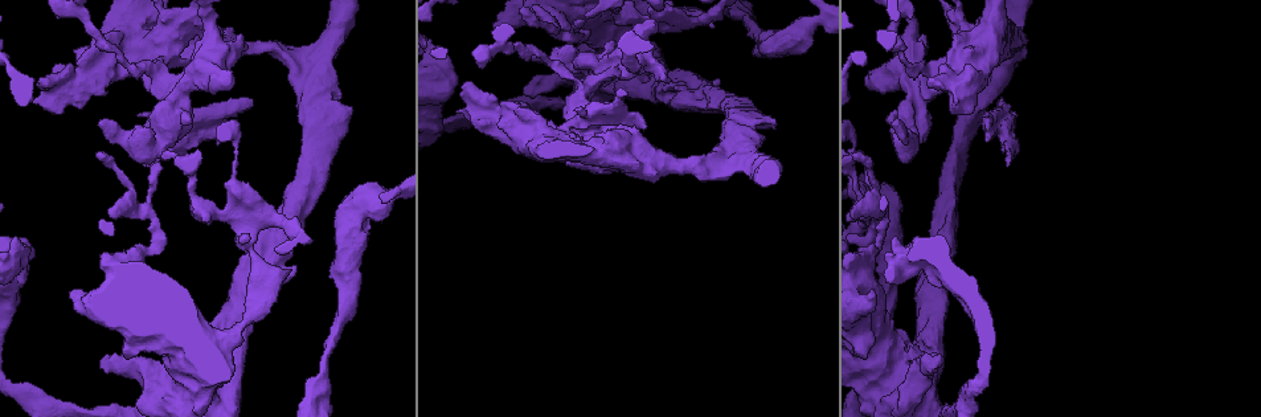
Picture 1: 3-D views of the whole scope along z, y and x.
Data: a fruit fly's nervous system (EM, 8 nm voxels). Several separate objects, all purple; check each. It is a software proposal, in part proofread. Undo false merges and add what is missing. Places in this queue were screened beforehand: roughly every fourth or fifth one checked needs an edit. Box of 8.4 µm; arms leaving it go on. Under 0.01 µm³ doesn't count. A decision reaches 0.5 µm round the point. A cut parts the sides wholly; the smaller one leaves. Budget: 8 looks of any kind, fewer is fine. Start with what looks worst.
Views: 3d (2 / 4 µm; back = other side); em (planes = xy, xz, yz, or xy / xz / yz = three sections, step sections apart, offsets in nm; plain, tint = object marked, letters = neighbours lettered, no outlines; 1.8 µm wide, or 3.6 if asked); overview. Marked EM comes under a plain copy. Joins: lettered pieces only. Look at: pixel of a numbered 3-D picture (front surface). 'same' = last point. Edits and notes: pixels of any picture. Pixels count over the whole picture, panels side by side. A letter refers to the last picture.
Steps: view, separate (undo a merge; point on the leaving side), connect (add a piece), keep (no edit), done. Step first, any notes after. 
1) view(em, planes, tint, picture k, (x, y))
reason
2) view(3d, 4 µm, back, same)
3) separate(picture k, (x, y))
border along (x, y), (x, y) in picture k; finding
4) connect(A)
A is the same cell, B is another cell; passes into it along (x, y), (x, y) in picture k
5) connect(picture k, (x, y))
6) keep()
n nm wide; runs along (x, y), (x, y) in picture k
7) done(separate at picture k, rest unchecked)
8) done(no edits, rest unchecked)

view(3d, 2 µm, picture 1, (873, 230))
calibre changes

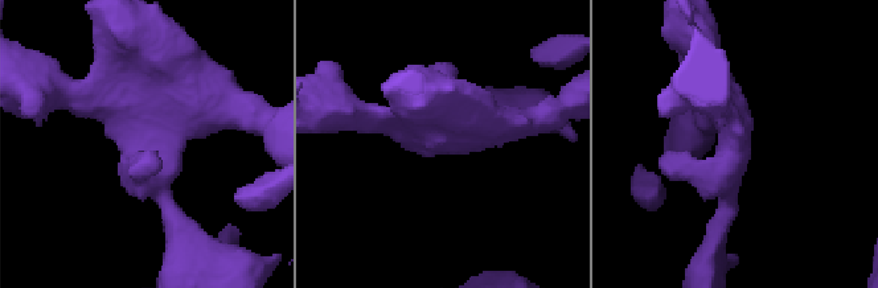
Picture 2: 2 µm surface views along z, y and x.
view(em, planes, letters, picture 2, (438, 138))
4 arms; shape alone is not enough

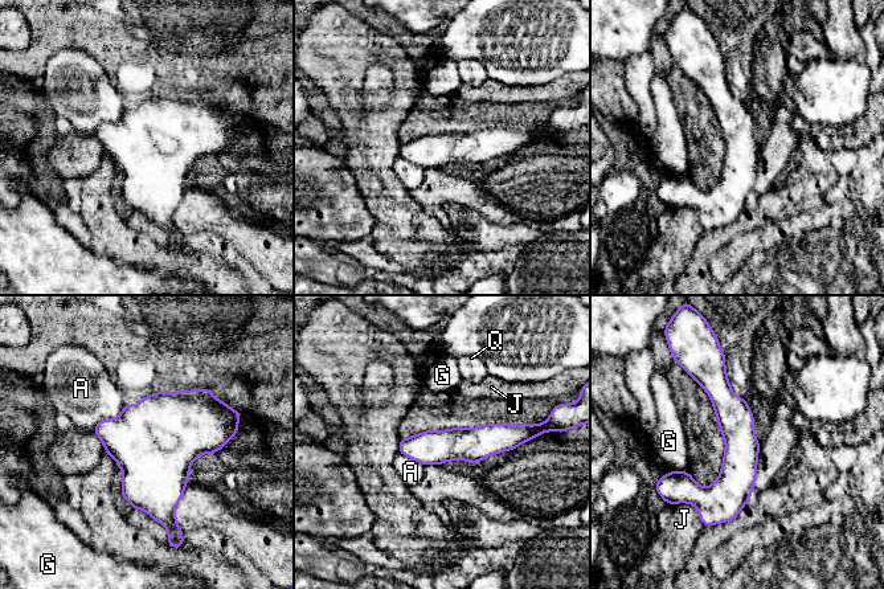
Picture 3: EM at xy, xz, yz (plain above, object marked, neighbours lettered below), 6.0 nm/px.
keep()
200 nm wide; A, G, J and Q are other cells; runs along (719, 367), (736, 482), (715, 519) in picture 3; one neuron here

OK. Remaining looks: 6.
view(em, 3.6 µm, planes, letters, picture 1, (234, 359))
sudden change in width

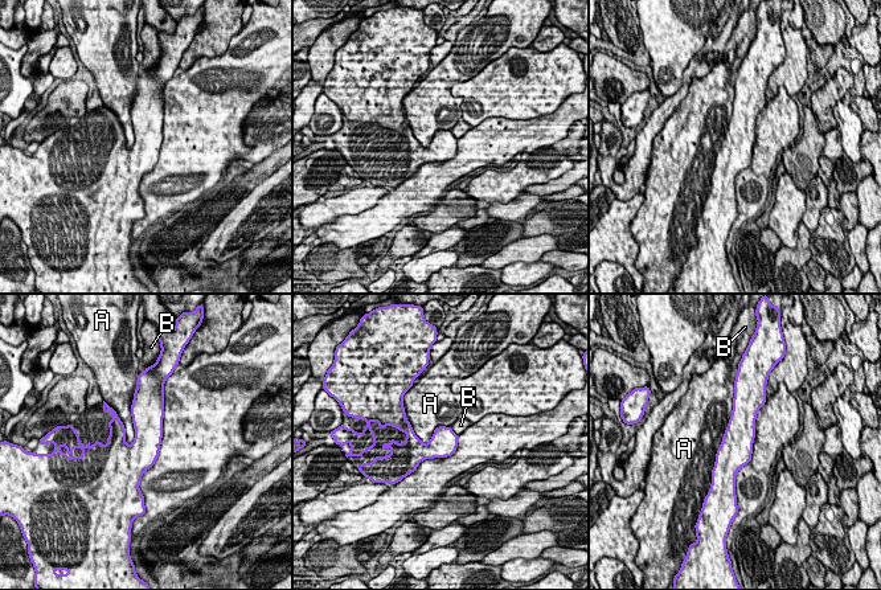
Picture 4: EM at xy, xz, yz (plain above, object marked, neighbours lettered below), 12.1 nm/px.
keep()
A touches over 1050 nm; A and B are other cells; border along (734, 397), (711, 479) in picture 4; all the same neuron

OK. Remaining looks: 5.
view(em, yz, step 4, tint, picture 1, (958, 26))
closes a loop

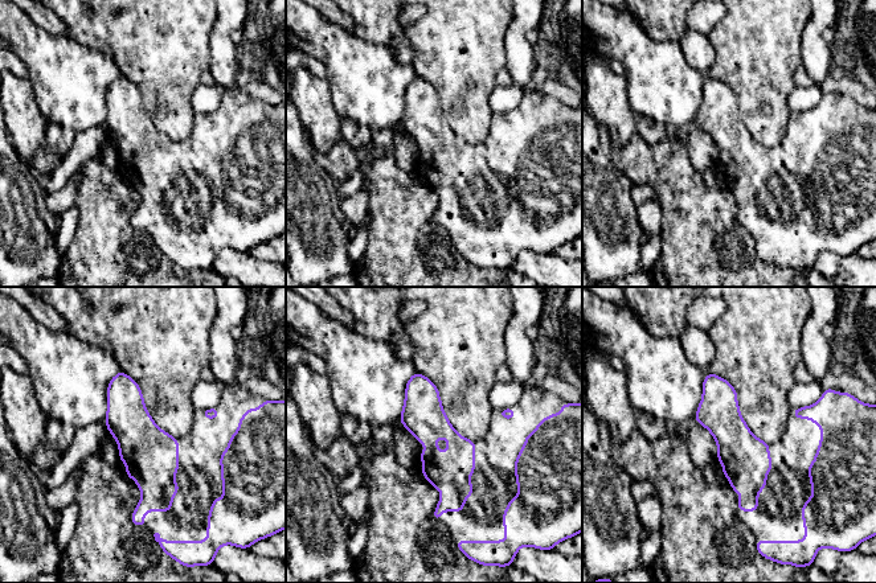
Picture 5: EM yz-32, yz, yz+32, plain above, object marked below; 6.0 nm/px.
view(em, yz, step 4, letters, same)
see the neighbours

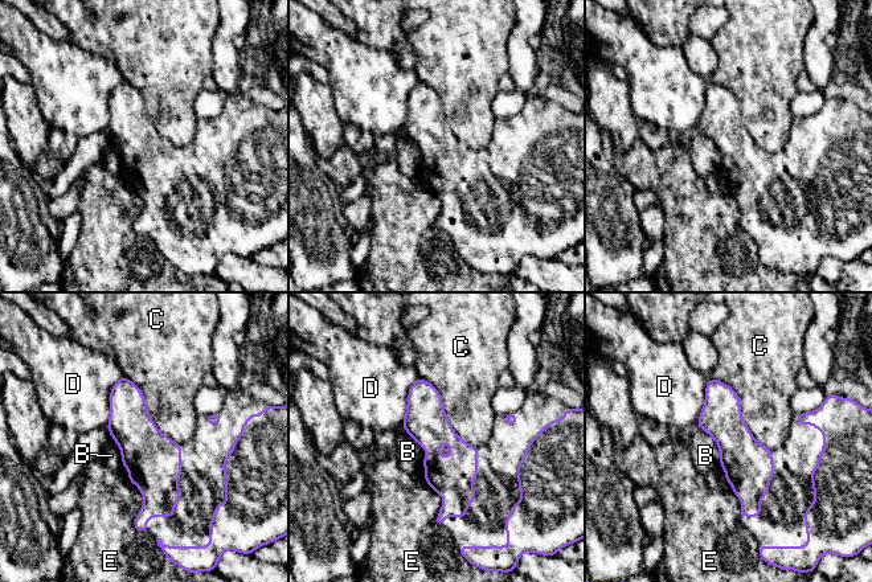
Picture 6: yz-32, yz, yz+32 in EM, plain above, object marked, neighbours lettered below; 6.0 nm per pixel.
keep()
260 nm wide; C touches over 550 nm; B, C, D and E are other cells; continuous, no second neuron

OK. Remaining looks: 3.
done(no edits, rest unchecked)

